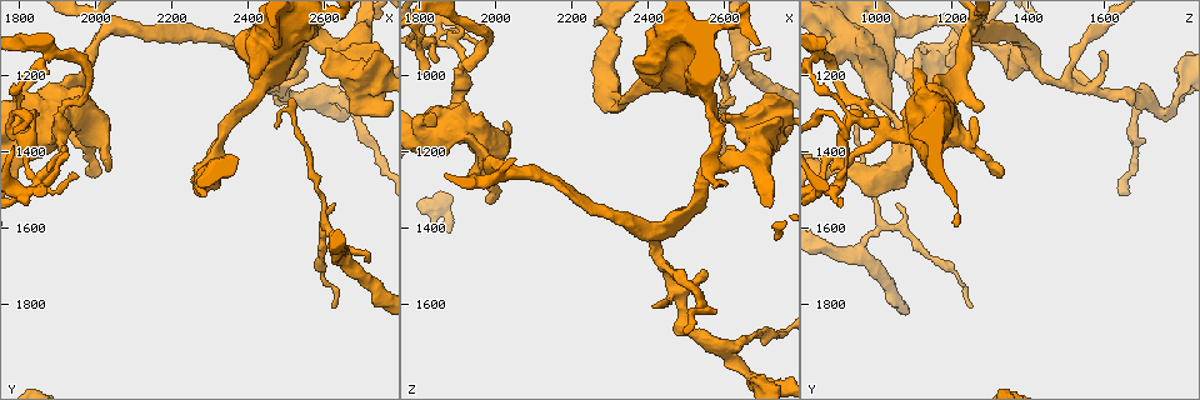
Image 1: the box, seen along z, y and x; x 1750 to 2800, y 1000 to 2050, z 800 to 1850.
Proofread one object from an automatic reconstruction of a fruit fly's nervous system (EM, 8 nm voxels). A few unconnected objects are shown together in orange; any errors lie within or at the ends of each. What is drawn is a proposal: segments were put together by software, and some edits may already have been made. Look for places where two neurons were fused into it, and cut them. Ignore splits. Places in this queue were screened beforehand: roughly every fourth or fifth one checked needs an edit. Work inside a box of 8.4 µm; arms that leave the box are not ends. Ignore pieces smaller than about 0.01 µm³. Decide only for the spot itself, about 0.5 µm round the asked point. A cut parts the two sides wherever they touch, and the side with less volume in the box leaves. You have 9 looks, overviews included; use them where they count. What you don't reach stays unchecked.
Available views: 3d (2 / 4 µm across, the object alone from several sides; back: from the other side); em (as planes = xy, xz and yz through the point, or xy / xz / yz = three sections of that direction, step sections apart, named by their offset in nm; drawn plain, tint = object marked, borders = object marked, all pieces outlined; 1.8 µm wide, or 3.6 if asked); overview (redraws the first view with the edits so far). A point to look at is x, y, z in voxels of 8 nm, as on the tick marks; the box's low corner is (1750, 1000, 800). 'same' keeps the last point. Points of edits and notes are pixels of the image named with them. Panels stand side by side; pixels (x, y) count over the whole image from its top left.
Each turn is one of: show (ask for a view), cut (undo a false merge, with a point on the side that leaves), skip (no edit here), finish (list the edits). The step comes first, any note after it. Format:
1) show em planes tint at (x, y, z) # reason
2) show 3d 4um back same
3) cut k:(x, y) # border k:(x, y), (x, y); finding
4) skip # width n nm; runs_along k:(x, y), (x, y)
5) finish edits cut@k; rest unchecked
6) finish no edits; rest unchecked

show 3d 2um at (1855, 1475, 910) # narrows sharply

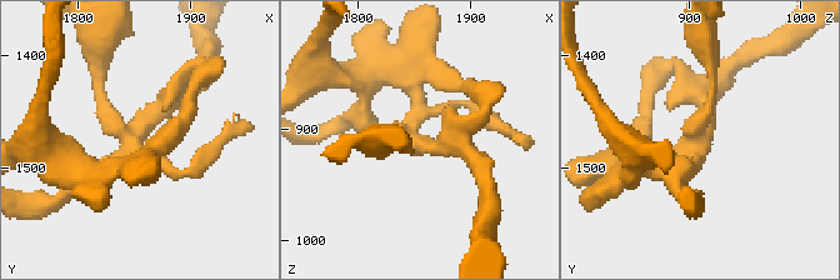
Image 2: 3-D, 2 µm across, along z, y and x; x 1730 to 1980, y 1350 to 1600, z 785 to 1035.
show em planes tint at (1850, 1472, 912) # shape alone is not enough

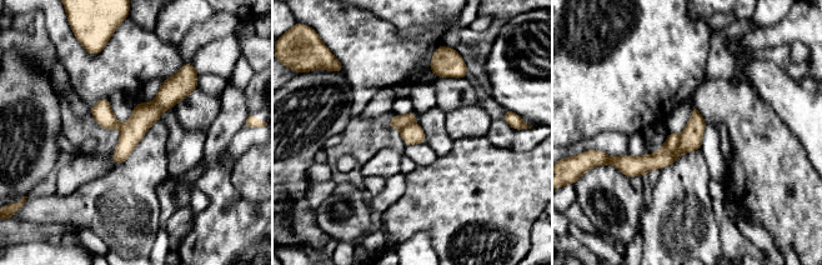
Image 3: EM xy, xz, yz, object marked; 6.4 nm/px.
skip # runs_along 3:(180, 76), (116, 160); continuous, no second neuron

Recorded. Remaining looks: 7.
show em yz step 4 plain at (1980, 1395, 1255) # sudden change in width

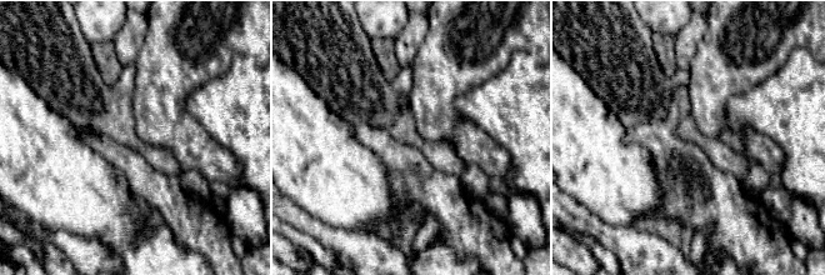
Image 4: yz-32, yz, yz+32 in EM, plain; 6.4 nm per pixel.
show em yz step 4 tint same

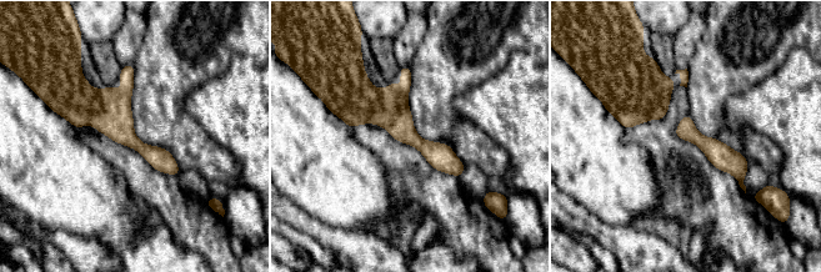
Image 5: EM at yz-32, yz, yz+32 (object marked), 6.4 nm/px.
skip # width 120 nm; all the same neuron

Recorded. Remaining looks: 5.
show 3d 4um at (2040, 1080, 1240) # four arms meet

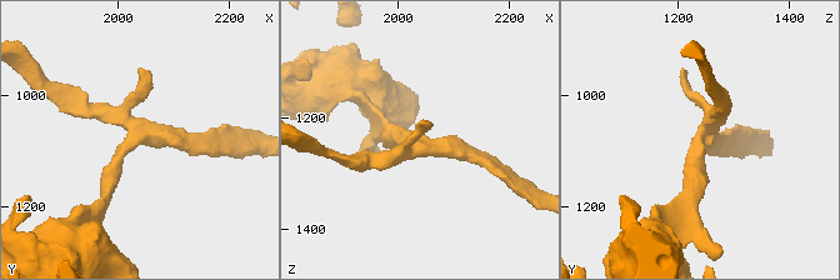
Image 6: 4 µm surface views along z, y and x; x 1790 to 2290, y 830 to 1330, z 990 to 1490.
show em 3.6um planes tint at (2040, 1075, 1240) # arms 4; shape alone is not enough

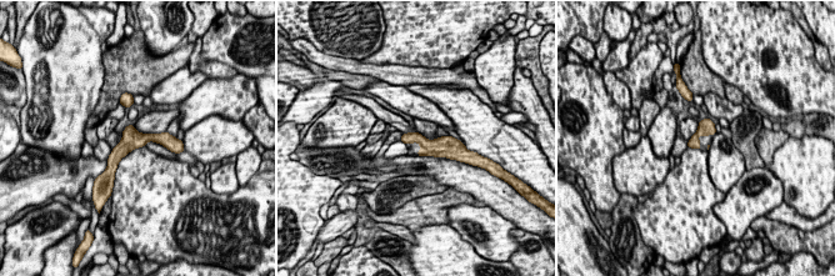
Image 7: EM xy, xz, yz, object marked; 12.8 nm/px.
skip # runs_along 7:(173, 141), (133, 139), (110, 164); one neuron here

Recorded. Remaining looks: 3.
show em 3.6um planes tint at (2705, 1195, 1105) # sharp bend

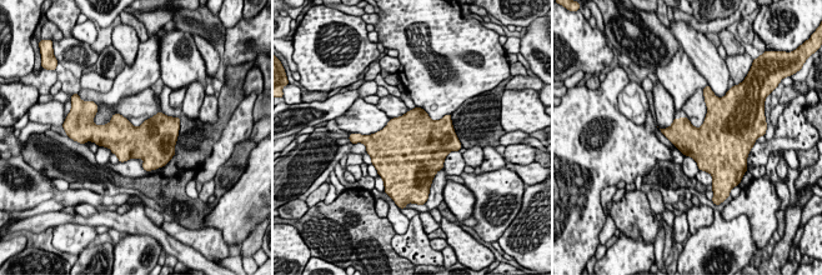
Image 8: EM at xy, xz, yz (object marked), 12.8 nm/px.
skip # continuous, no second neuron

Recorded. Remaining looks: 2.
finish no edits; rest unchecked

